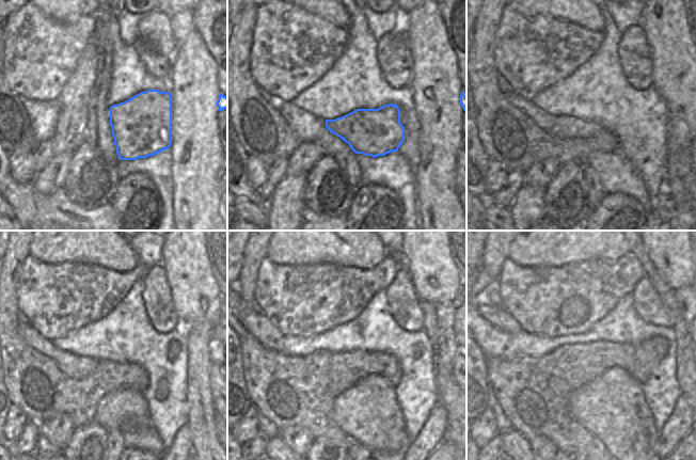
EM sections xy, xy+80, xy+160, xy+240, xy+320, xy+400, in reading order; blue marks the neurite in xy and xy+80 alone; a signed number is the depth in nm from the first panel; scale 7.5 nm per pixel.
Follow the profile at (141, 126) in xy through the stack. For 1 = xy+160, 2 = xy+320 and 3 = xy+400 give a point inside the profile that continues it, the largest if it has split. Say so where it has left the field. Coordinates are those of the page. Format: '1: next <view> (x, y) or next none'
1: next xy+160 (558, 126)
2: next xy+320 (251, 315)
3: next xy+400 (499, 317)

